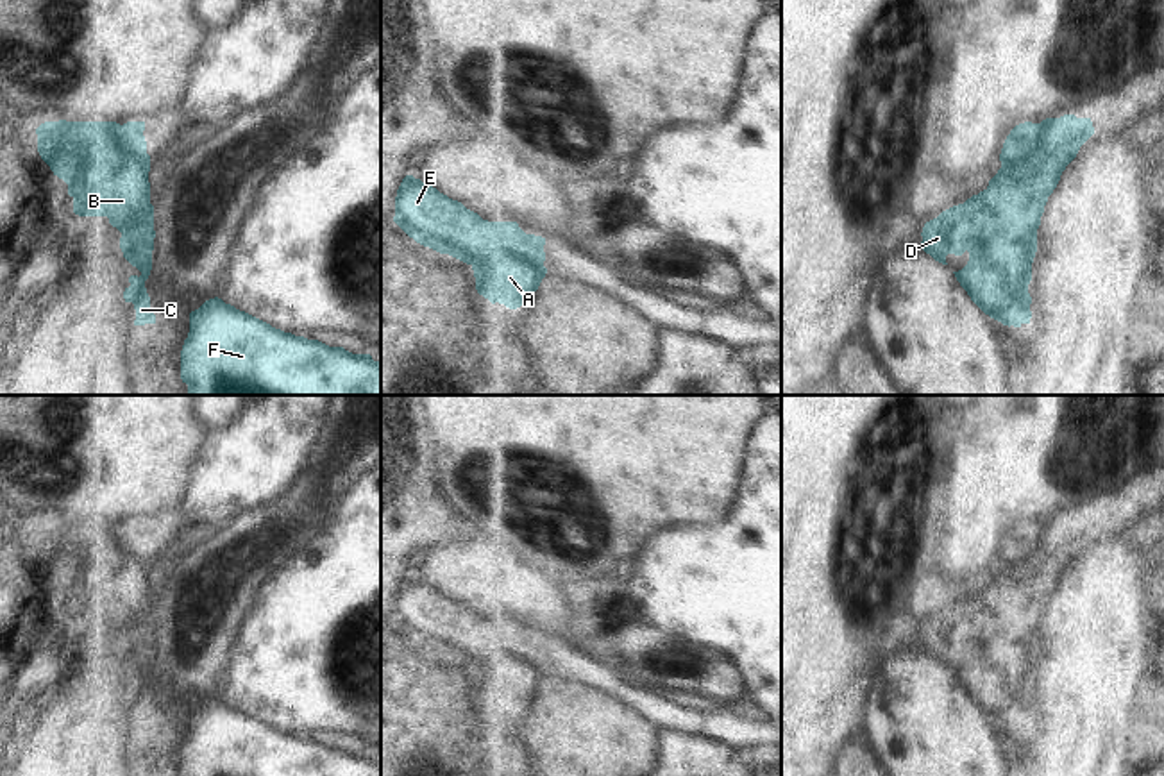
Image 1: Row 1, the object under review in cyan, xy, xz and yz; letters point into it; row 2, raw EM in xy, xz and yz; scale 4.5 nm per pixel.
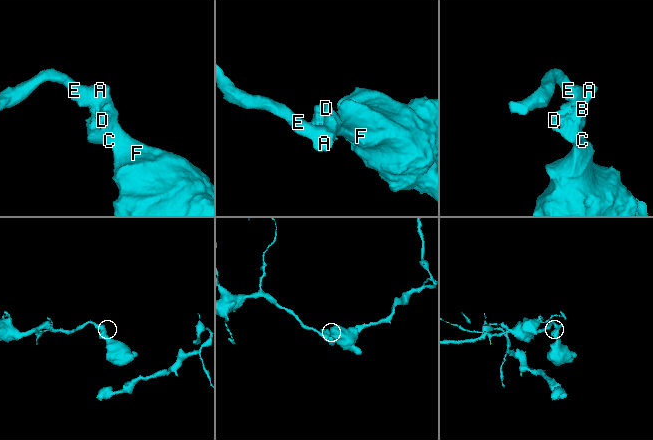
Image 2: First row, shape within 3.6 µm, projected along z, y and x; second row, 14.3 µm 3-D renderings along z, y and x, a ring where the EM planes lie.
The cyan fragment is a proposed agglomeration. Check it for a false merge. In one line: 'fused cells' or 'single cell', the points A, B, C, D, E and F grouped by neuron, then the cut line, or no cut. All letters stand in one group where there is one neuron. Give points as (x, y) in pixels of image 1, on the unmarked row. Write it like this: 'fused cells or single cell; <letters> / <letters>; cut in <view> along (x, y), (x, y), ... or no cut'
fused cells; A B C D F / E; cut in xy along (145, 553), (120, 549), (111, 560), (86, 562), (68, 585)

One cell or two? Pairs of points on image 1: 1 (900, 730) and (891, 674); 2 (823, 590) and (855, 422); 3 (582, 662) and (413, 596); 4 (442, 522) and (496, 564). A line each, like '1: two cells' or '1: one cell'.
1: one cell
2: one cell
3: one cell
4: two cells

